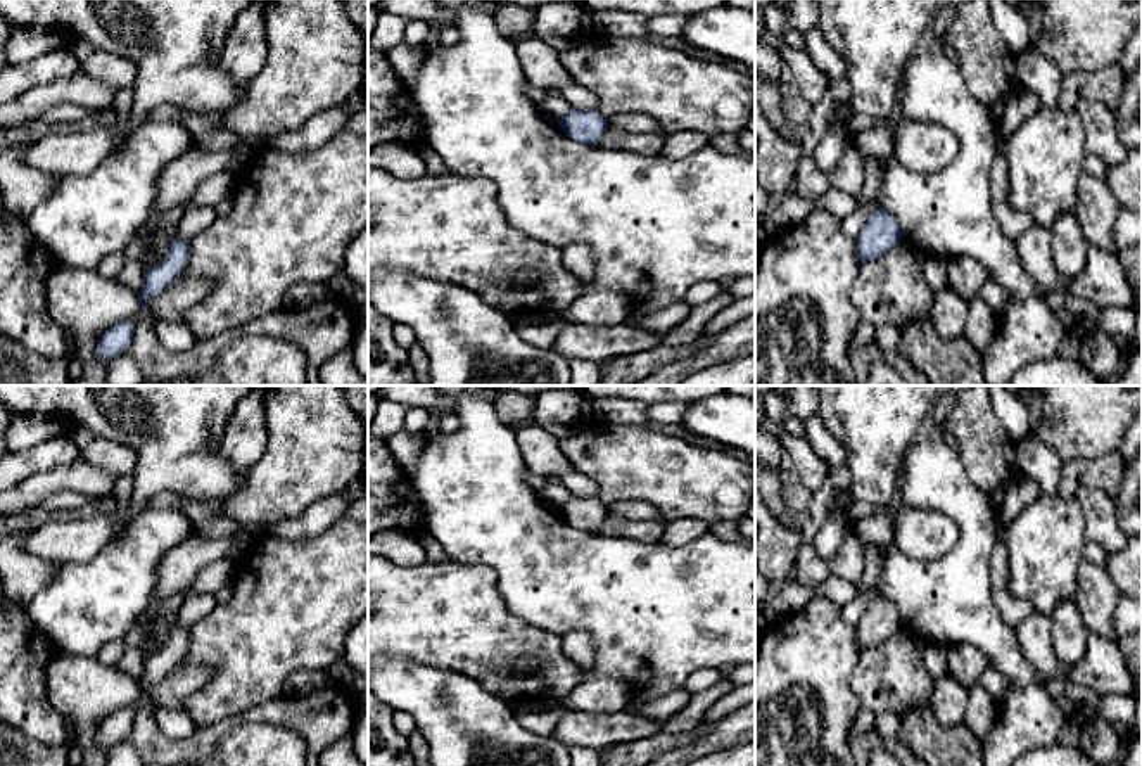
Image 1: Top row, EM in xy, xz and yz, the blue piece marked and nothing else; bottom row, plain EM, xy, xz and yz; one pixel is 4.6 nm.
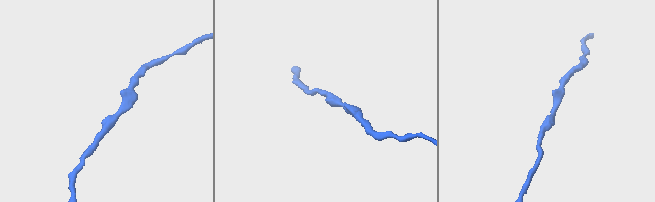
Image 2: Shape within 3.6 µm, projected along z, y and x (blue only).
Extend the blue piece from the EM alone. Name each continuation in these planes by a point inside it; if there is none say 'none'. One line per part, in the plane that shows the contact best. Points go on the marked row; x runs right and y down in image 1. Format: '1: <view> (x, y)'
none

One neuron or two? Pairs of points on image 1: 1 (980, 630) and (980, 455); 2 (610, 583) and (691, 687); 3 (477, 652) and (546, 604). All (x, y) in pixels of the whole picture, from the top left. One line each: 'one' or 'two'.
1: two
2: two
3: two

